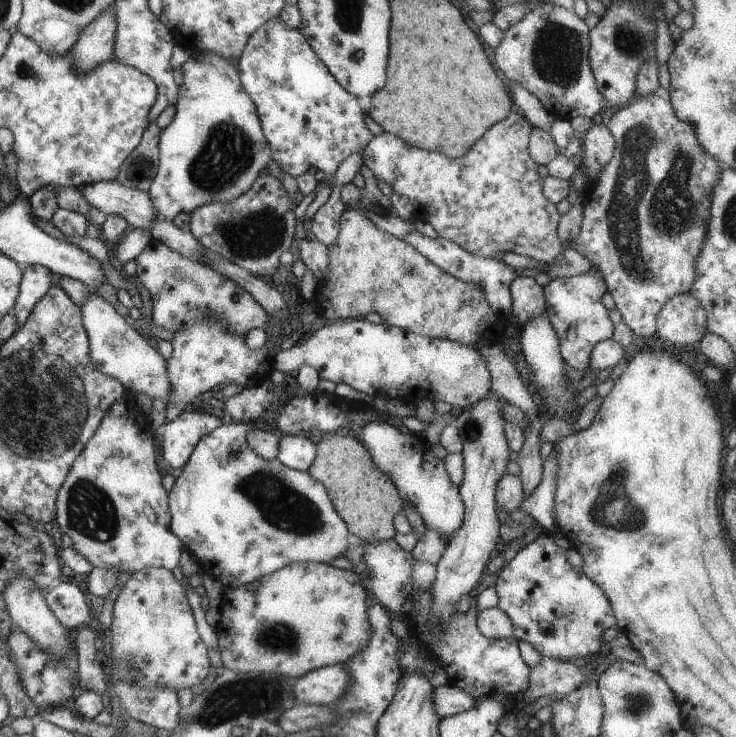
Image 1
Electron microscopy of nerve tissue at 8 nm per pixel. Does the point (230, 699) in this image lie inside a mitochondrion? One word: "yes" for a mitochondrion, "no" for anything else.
yes

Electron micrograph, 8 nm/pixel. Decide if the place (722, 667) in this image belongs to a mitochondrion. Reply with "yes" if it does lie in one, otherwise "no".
yes

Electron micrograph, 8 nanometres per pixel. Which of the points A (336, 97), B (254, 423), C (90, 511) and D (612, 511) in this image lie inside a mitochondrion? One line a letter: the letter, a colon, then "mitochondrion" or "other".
A: other
B: other
C: mitochondrion
D: mitochondrion

